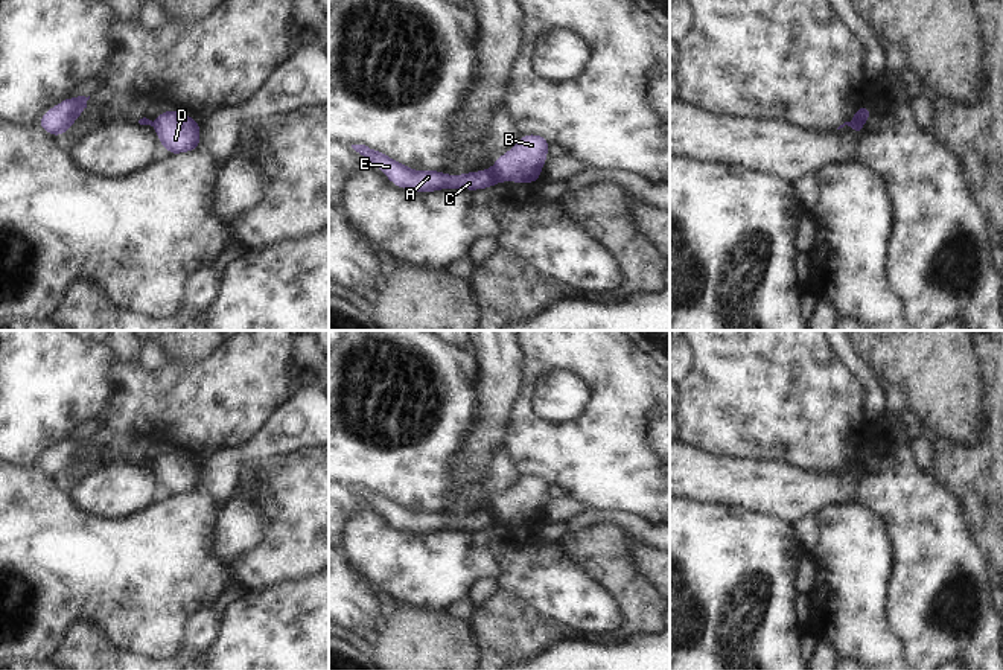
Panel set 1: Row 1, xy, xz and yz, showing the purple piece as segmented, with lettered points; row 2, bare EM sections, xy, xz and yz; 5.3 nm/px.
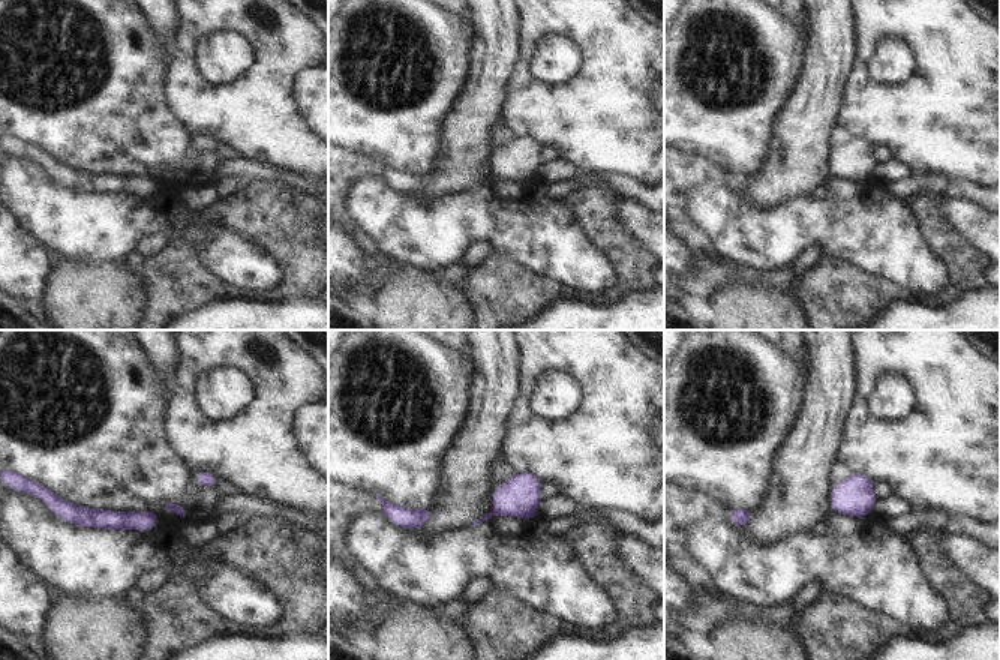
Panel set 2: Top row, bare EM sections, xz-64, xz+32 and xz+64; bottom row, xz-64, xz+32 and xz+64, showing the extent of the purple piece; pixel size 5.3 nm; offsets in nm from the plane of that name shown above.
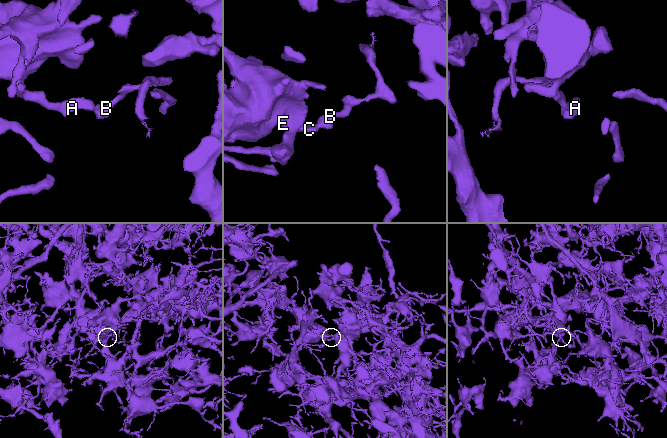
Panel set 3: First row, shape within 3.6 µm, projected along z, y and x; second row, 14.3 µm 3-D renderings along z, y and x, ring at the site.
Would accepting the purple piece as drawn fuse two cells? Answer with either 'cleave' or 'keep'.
cleave

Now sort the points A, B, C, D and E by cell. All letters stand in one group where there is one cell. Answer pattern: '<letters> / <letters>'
A C E / B D

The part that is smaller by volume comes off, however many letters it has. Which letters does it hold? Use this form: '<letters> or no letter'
B, D

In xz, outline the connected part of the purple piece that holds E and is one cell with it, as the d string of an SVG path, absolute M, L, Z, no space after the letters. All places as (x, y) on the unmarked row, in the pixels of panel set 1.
M352 486L352 489L382 512L394 527L412 533L438 533L441 530L481 531L501 524L495 510L481 510L461 516L446 516L443 512L414 512L365 486Z

